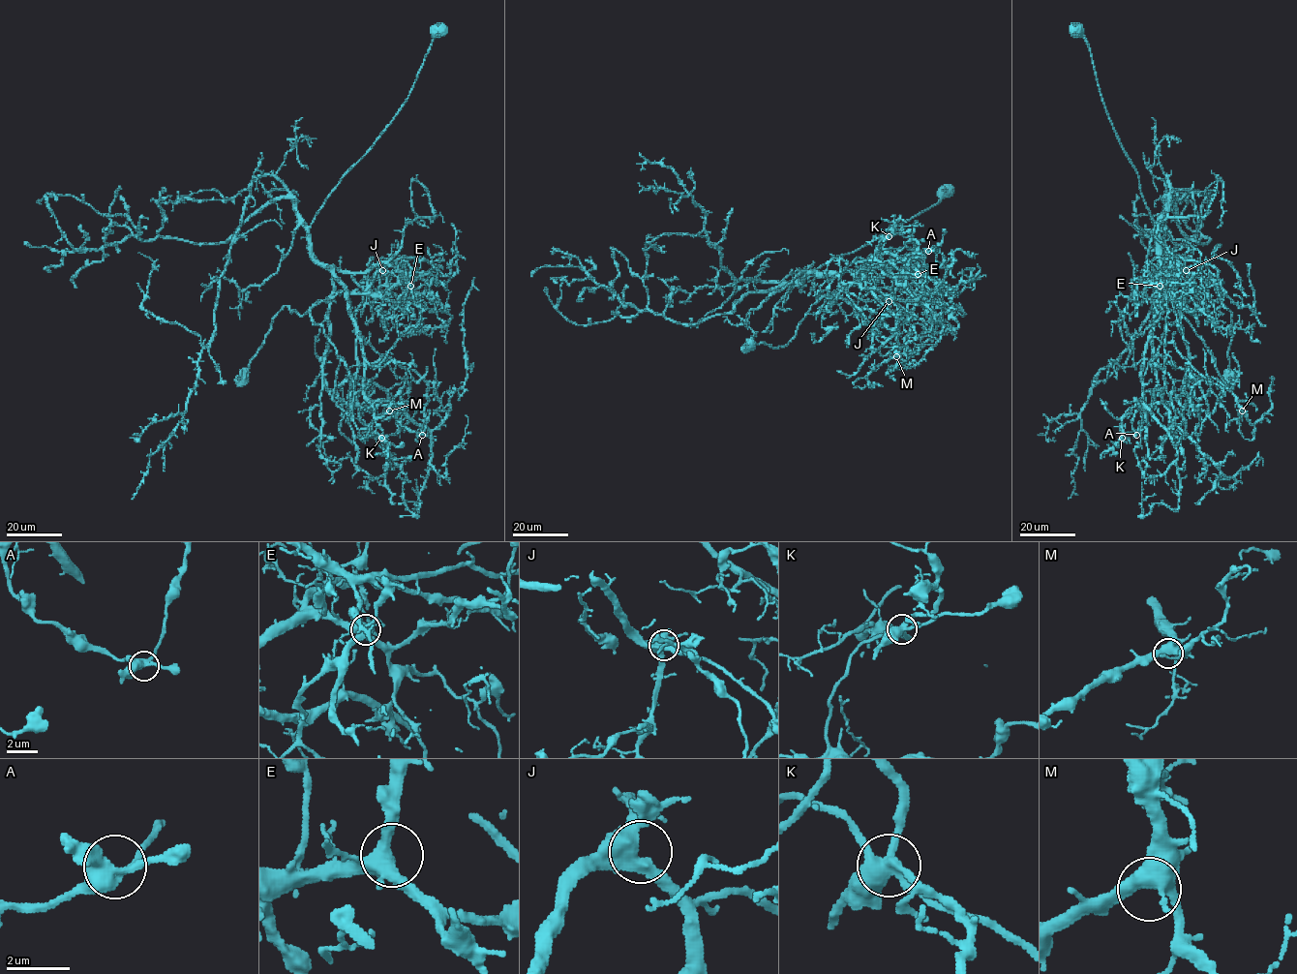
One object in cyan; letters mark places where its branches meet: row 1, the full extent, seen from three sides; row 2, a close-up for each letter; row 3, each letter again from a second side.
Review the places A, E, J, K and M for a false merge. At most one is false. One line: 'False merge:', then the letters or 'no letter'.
False merge: K

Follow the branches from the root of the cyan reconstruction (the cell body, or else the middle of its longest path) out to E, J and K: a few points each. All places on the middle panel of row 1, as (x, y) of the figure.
E: (749, 346), (764, 343), (773, 348), (785, 346), (809, 308), (828, 294), (886, 274), (918, 274)
J: (749, 346), (785, 346), (813, 304), (828, 294), (865, 279), (874, 279), (875, 288), (889, 301)
K: (749, 346), (785, 346), (816, 301), (820, 287), (858, 258), (859, 262), (873, 260), (878, 242), (889, 236)

